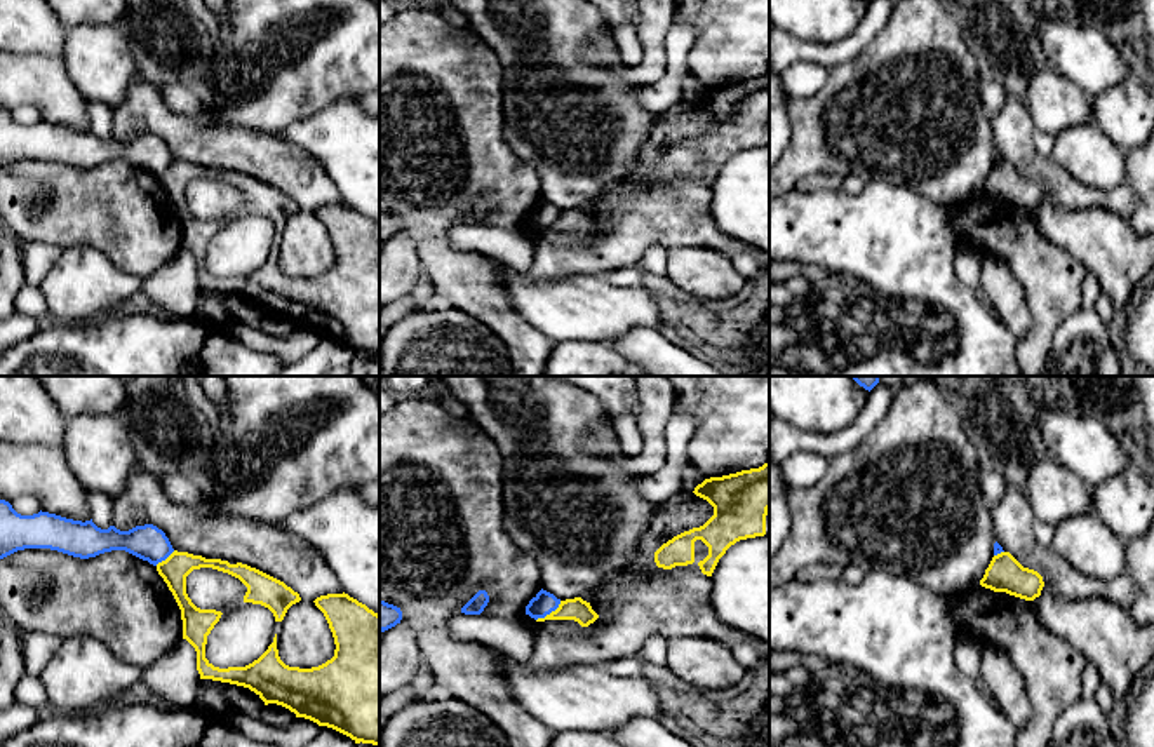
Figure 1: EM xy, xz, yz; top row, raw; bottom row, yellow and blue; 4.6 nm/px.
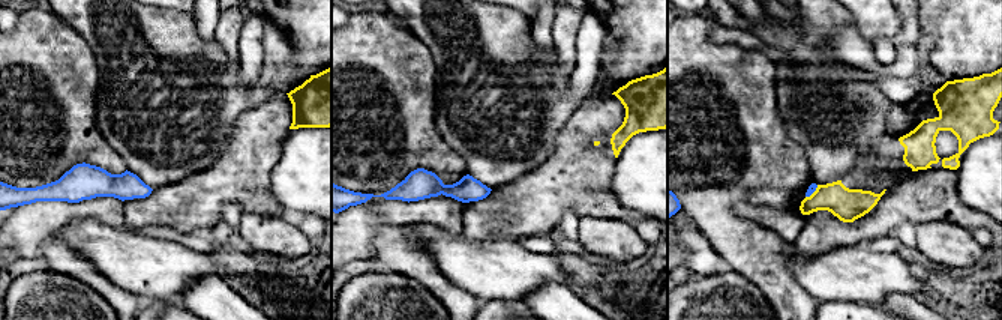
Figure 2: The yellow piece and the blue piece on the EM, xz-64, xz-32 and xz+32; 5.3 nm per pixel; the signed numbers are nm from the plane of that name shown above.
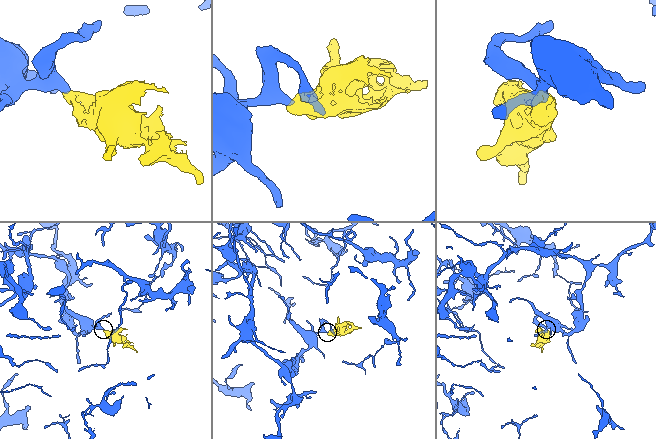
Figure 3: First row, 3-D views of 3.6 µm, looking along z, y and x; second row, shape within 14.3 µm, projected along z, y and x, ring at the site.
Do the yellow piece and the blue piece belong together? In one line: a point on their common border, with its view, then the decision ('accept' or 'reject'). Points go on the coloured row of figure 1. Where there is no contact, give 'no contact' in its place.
xz (550, 613) | reject

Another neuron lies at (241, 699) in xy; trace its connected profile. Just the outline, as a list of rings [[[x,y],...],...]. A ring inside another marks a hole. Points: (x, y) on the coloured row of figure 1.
[[[221,683],[223,693],[230,703],[230,710],[240,712],[245,716],[259,716],[261,709],[265,707],[265,702],[251,691],[249,688]]]

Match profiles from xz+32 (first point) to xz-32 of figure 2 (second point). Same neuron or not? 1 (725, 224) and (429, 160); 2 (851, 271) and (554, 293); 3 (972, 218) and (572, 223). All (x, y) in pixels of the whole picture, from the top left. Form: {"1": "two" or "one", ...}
{"1": "one", "2": "two", "3": "two"}

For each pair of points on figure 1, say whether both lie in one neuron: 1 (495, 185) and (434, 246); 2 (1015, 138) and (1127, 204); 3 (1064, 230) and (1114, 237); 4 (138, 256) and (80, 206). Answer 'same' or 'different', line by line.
1: same
2: same
3: same
4: same

